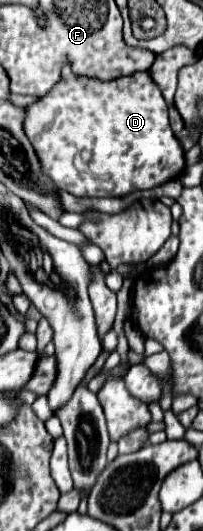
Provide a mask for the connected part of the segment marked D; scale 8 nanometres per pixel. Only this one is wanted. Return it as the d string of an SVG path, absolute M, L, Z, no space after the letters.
M65 65L61 80L54 88L39 101L25 107L23 131L31 139L37 157L41 157L41 171L45 171L59 189L79 199L123 197L133 191L165 185L185 173L185 151L171 131L167 101L149 71L99 81L85 75L73 75L71 67Z

